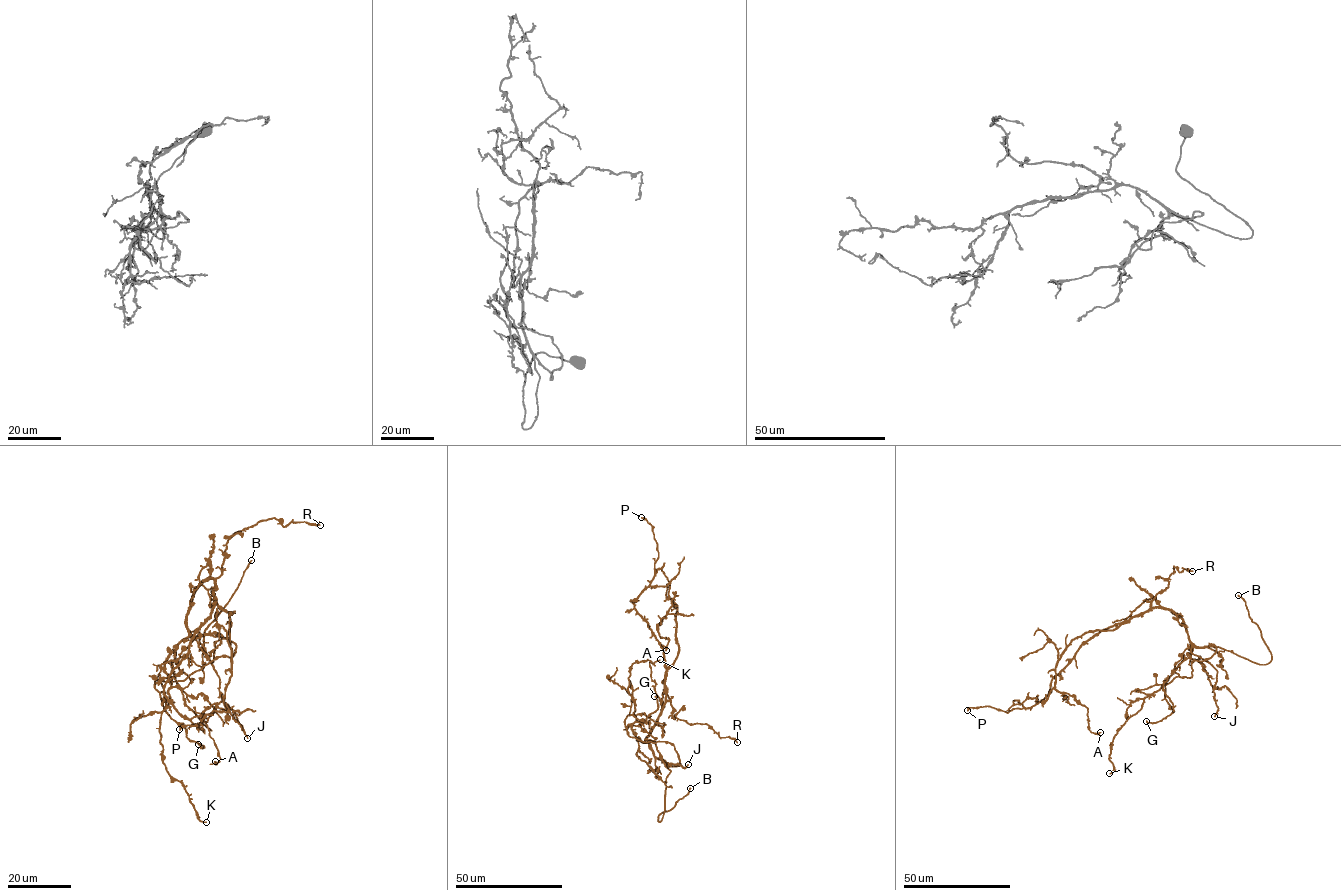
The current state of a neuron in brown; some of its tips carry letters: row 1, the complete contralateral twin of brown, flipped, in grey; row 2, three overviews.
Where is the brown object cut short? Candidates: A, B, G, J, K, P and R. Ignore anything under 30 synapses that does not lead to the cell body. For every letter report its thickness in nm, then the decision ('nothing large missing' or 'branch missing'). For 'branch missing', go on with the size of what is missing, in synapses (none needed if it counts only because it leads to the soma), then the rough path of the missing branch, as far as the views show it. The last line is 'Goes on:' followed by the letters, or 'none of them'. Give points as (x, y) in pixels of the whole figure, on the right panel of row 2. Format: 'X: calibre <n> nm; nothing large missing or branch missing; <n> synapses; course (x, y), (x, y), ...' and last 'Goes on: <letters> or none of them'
A: calibre 180 nm; nothing large missing
B: calibre 190 nm; branch missing; course (1238, 595), (1219, 579), (1215, 570), (1206, 560), (1199, 556), (1188, 555), (1184, 559), (1184, 556)
G: calibre 240 nm; nothing large missing
J: calibre 120 nm; nothing large missing
K: calibre 130 nm; nothing large missing
P: calibre 240 nm; nothing large missing
R: calibre 130 nm; nothing large missing
Goes on: B

